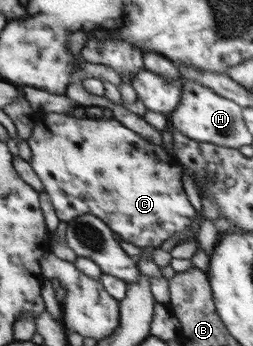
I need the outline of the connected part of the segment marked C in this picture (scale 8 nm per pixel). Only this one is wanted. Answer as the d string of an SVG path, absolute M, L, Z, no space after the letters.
M40 110L31 117L35 127L27 142L33 151L31 165L45 185L45 191L62 221L69 223L74 218L94 214L107 221L124 240L143 248L162 247L164 241L174 239L178 233L192 231L192 225L198 219L198 211L184 189L184 173L179 159L167 153L164 147L151 143L114 117L82 119L62 113L58 113L58 119L50 119L52 115L46 119L42 117L46 117L46 112Z

